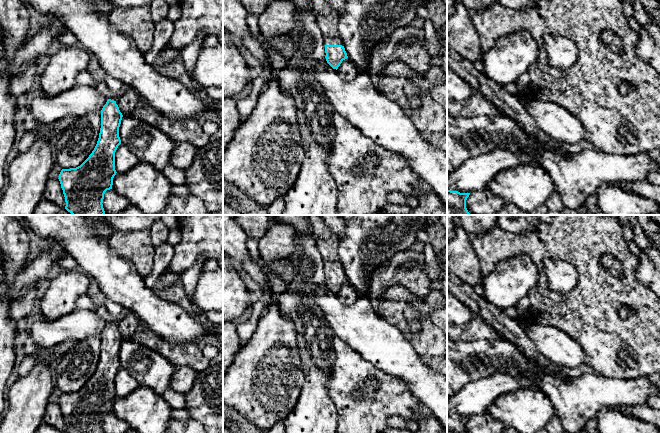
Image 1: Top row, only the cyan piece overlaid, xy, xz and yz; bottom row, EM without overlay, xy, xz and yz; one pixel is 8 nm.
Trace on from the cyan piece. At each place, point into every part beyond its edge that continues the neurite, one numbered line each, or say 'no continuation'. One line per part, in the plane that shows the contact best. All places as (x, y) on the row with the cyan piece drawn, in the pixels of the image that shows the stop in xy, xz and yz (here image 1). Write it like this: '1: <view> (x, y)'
1: xz (327, 19)

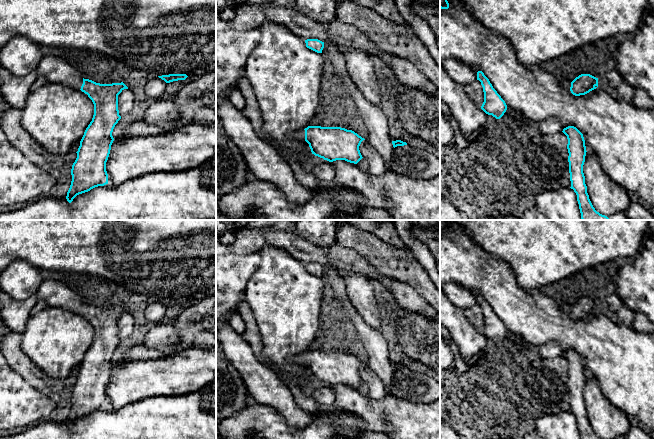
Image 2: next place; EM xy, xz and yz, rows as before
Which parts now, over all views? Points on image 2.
1: xy (54, 69)

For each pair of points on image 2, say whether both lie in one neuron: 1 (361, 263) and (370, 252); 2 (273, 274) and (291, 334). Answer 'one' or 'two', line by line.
1: two
2: one

